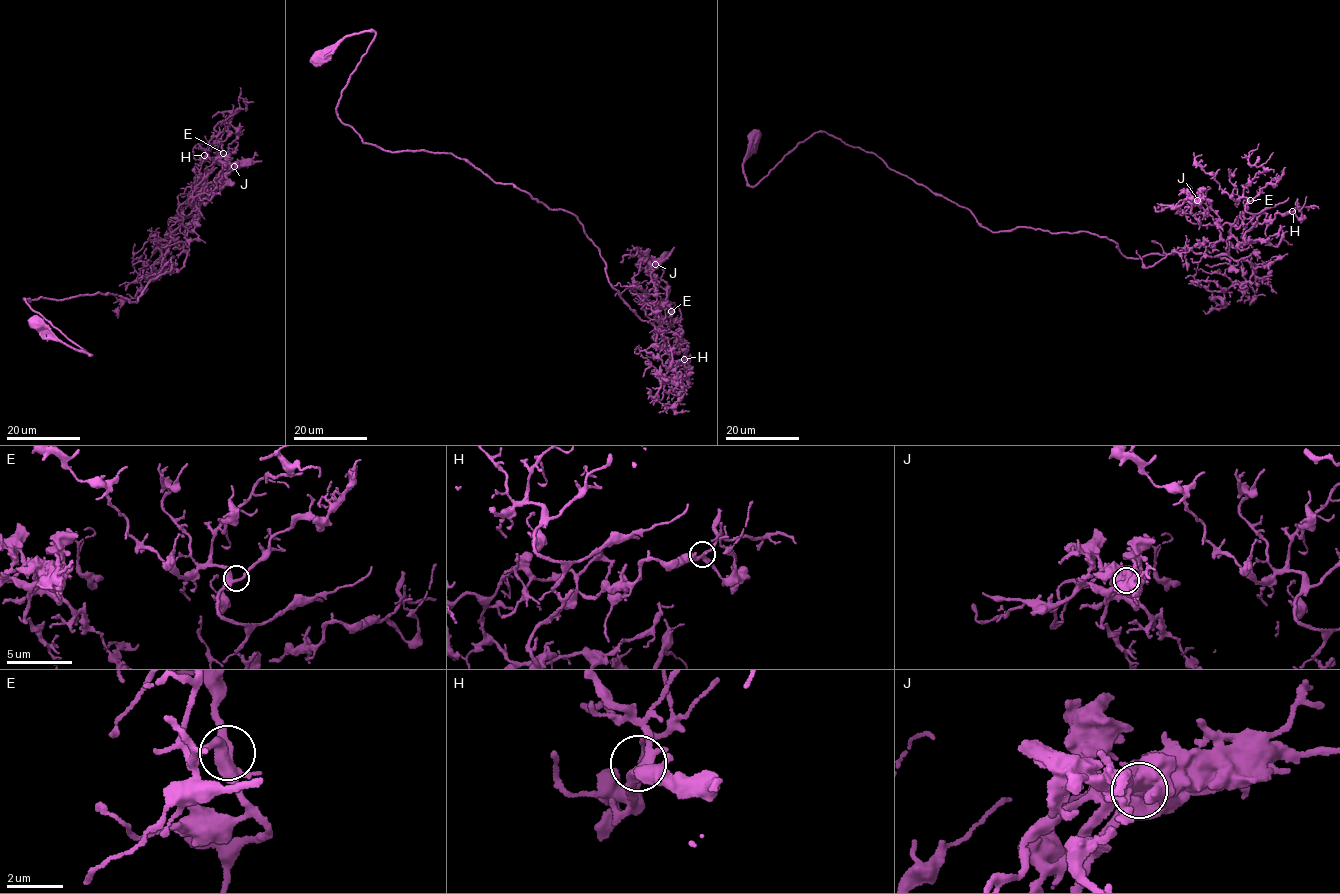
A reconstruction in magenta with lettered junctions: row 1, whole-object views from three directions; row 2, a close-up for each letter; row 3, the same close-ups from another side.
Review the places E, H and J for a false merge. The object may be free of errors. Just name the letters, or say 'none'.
J

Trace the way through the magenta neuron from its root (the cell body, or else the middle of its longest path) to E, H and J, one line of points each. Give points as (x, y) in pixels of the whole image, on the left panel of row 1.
E: (37, 321), (91, 354), (23, 298), (136, 302), (223, 153)
H: (37, 321), (91, 354), (23, 298), (136, 302), (170, 270), (172, 256), (158, 273), (204, 155)
J: (37, 321), (91, 354), (23, 298), (136, 302), (170, 270), (172, 256), (158, 273), (178, 206), (233, 166)

